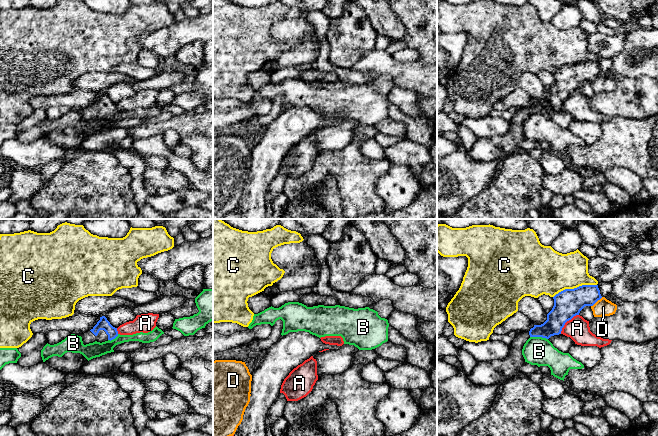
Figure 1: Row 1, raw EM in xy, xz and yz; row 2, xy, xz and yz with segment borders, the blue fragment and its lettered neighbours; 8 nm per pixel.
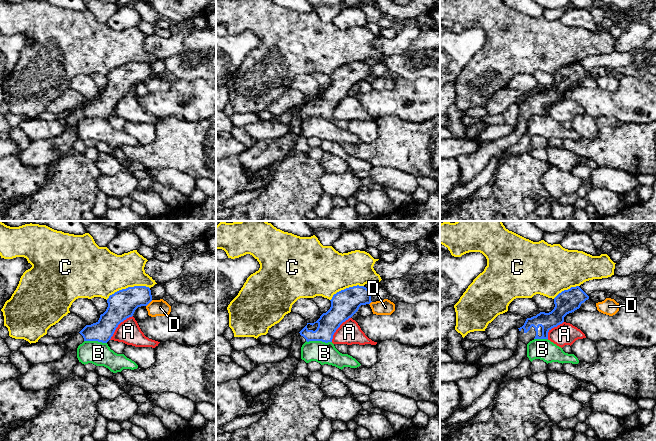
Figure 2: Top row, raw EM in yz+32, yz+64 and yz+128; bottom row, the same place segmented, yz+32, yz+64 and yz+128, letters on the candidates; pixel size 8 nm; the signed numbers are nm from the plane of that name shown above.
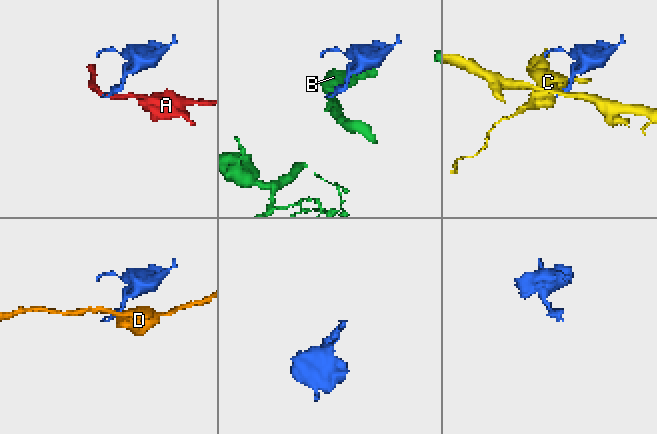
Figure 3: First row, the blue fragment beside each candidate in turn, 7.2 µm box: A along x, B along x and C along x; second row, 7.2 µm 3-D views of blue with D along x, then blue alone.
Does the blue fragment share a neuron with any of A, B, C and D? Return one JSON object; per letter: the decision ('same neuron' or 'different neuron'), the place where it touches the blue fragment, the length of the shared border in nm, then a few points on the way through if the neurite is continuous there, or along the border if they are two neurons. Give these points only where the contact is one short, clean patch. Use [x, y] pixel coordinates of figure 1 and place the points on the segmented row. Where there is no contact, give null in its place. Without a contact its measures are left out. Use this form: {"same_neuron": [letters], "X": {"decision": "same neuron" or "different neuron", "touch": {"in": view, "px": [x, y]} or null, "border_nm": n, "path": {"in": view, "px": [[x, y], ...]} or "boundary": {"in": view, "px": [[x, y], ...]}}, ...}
{"same_neuron": [], "A": {"decision": "different neuron", "touch": {"in": "yz", "px": [566, 321]}, "border_nm": 220}, "B": {"decision": "different neuron", "touch": {"in": "yz", "px": [539, 336]}, "border_nm": 150, "boundary": {"in": "yz", "px": [[530, 336], [541, 336], [547, 339]]}}, "C": {"decision": "different neuron", "touch": {"in": "yz", "px": [574, 288]}, "border_nm": 360}, "D": {"decision": "different neuron", "touch": {"in": "yz", "px": [596, 301]}, "border_nm": 120, "boundary": {"in": "yz", "px": [[602, 297], [591, 306]]}}}

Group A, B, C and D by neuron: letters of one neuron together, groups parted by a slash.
A / B / C / D

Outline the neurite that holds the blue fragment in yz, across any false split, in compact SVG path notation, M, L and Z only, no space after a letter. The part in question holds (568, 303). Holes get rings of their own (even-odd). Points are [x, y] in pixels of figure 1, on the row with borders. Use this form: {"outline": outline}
{"outline": "M582 285L559 292L553 297L554 306L543 324L534 325L529 332L517 333L505 359L478 362L467 378L479 386L496 384L501 386L520 373L520 368L525 363L522 349L530 337L549 339L551 336L561 334L567 321L579 315L585 306L593 306L601 298L598 285Z"}

